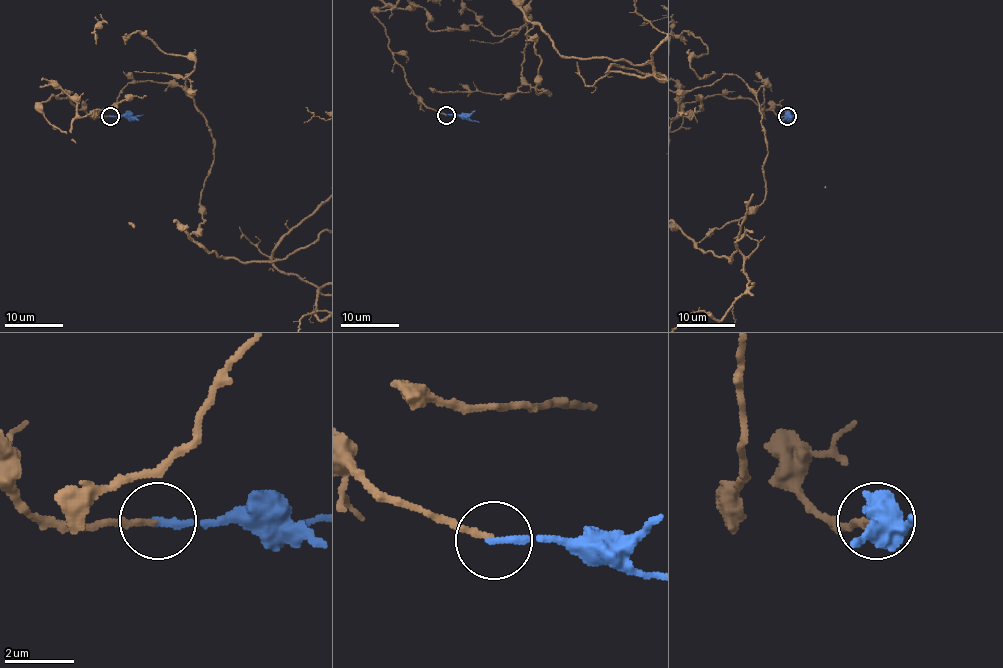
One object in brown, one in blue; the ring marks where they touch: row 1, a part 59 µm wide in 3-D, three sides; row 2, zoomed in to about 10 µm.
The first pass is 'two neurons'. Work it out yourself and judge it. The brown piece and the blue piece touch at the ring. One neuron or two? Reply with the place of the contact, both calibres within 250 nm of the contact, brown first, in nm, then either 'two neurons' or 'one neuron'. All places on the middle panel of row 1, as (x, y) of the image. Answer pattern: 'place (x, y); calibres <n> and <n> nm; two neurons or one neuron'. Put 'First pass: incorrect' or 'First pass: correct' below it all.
place (446, 115); calibres 180 and 240 nm; one neuron
First pass: incorrect

